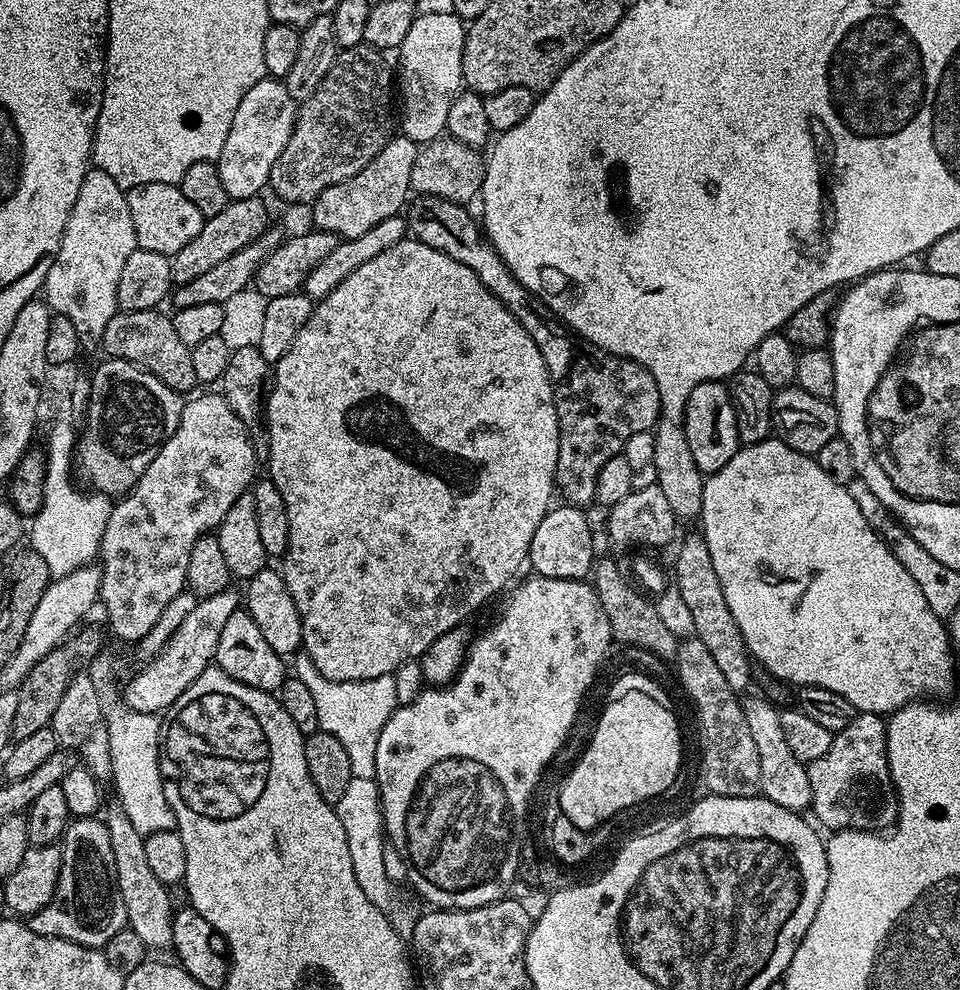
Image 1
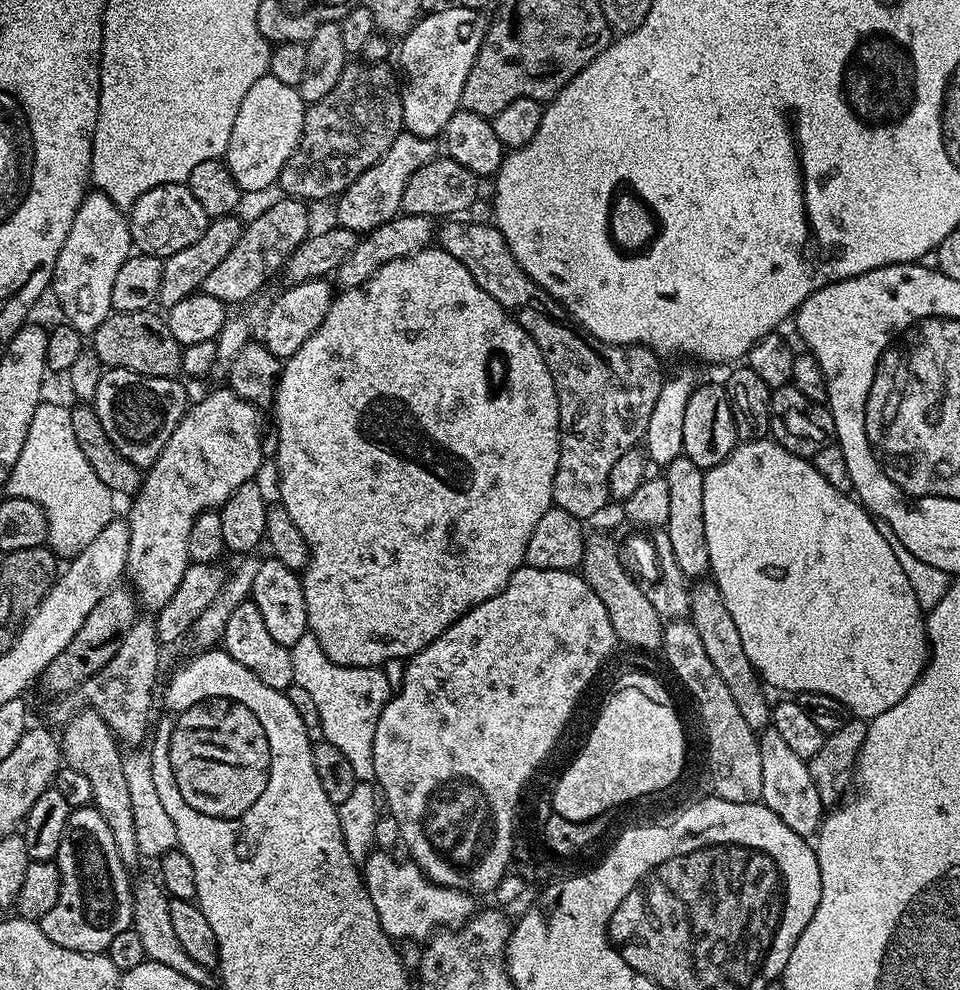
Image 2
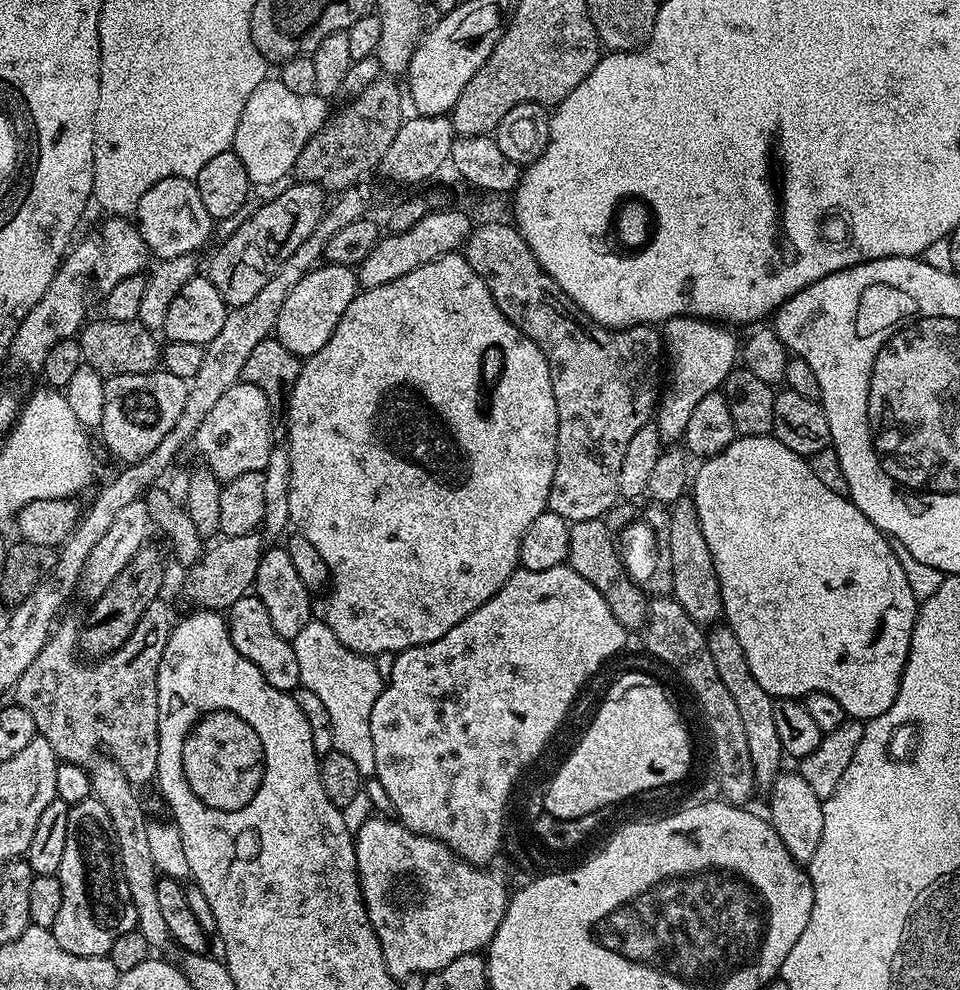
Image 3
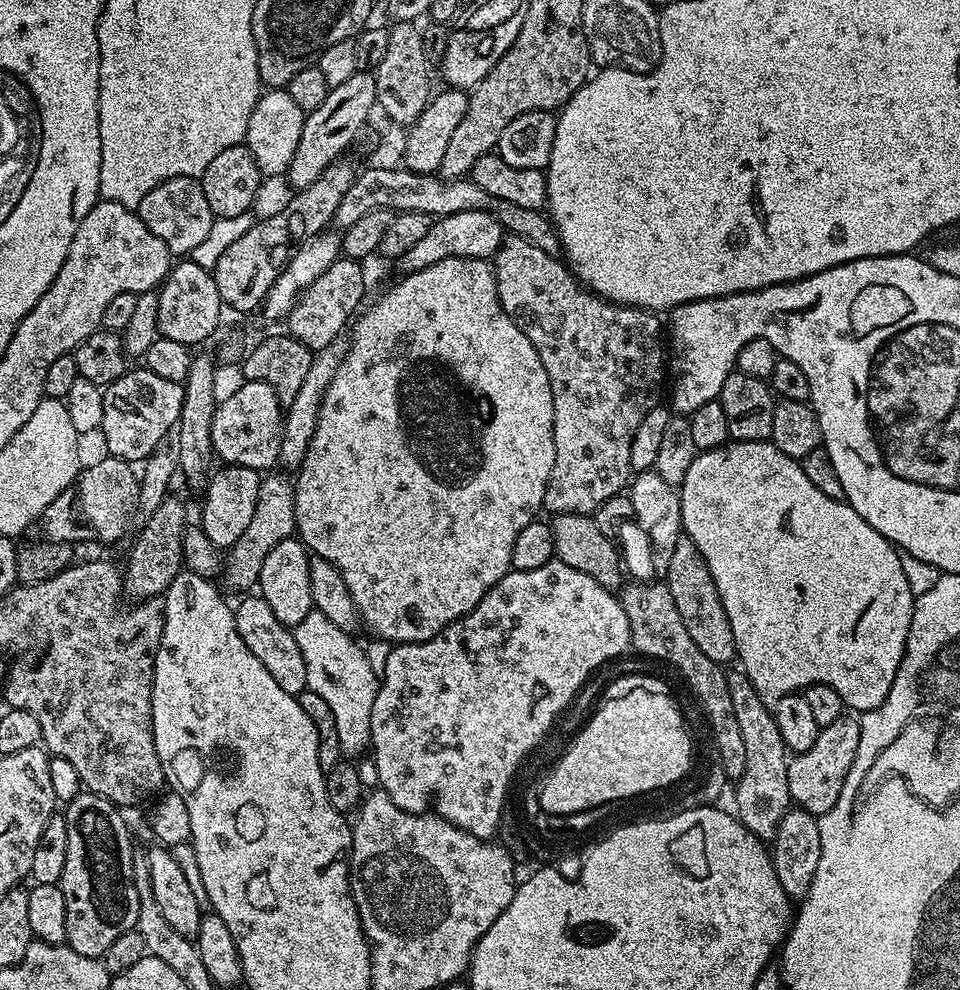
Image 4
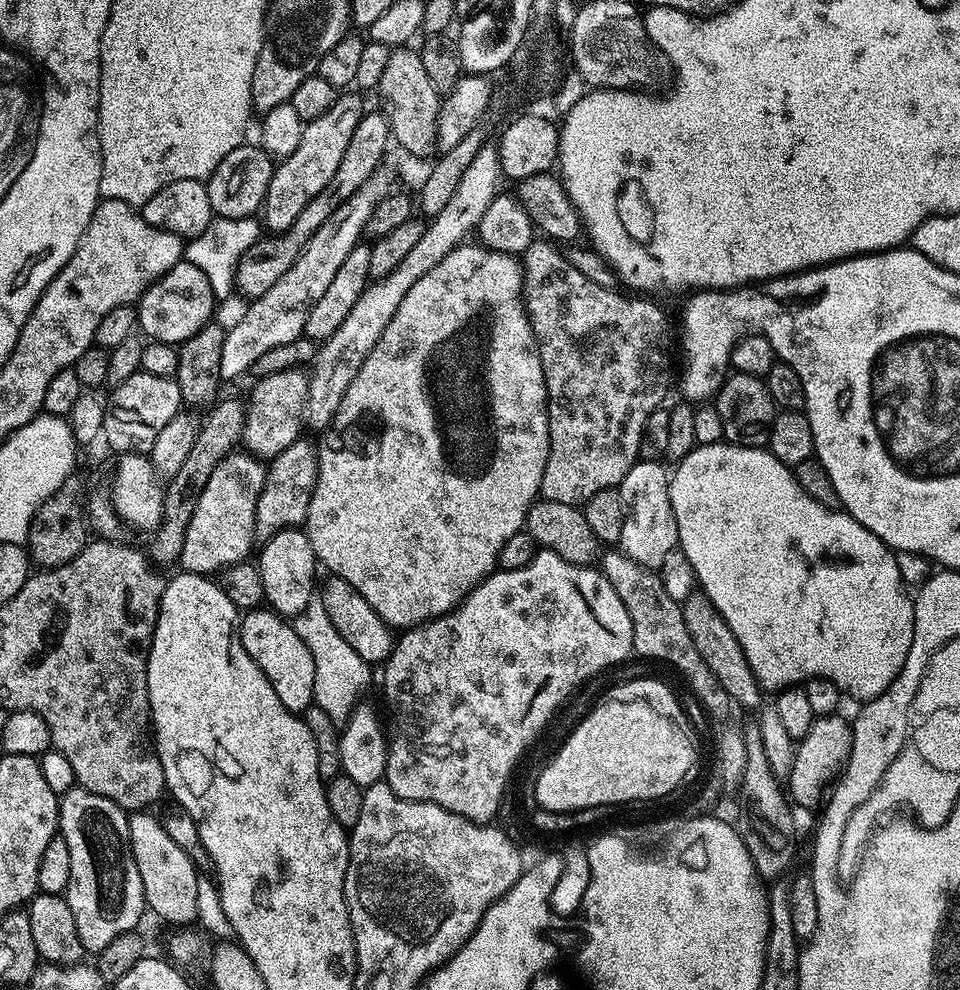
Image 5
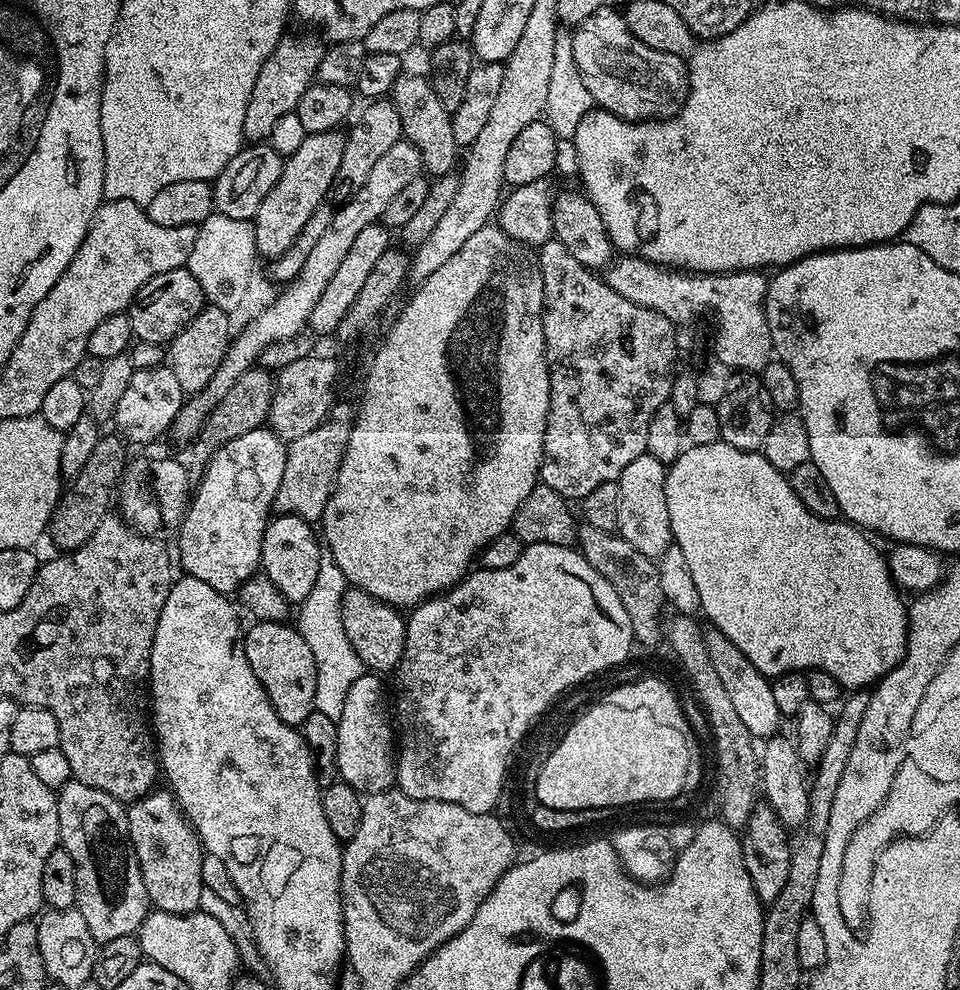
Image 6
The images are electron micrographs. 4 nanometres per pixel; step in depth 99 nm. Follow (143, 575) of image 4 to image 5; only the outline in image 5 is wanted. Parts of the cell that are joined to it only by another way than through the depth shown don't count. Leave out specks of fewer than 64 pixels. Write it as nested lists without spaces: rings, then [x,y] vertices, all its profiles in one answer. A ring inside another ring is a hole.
[[[224,400],[211,405],[205,418],[199,423],[194,438],[194,446],[190,446],[190,454],[186,454],[186,462],[178,469],[164,488],[164,505],[162,506],[162,522],[150,541],[150,560],[153,565],[175,565],[182,554],[182,546],[186,538],[186,526],[190,526],[190,518],[194,518],[194,506],[198,506],[198,498],[202,490],[206,490],[206,482],[210,482],[210,474],[214,474],[214,466],[222,462],[222,458],[231,456],[241,443],[244,430],[245,405],[236,400]]]

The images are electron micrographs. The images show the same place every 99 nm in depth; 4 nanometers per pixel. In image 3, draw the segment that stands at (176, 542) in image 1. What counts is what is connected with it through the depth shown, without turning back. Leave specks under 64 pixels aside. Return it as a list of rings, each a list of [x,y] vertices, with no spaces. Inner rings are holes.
[[[243,382],[230,386],[218,403],[202,418],[194,437],[194,448],[200,451],[203,463],[222,482],[238,478],[238,474],[263,472],[274,447],[272,440],[274,414],[266,402],[266,394],[258,386]]]

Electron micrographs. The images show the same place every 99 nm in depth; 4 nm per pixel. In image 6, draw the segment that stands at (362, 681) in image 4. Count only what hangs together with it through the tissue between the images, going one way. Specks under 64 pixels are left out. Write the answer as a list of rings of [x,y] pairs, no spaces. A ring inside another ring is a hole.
[[[324,554],[320,557],[318,579],[315,580],[310,594],[299,601],[300,621],[298,627],[302,638],[306,638],[306,646],[314,653],[314,666],[318,670],[318,686],[314,686],[315,711],[326,714],[326,718],[340,720],[342,706],[346,706],[346,694],[350,694],[350,686],[365,675],[363,662],[354,654],[354,646],[350,646],[350,638],[346,638],[346,630],[342,626],[342,594],[346,581],[342,570],[334,562],[334,558]]]

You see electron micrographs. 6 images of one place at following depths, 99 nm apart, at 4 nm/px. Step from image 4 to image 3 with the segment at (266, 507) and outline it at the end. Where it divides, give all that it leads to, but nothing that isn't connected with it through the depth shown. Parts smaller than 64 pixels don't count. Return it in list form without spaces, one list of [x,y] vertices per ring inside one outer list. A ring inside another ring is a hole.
[[[259,531],[217,539],[216,545],[209,547],[195,565],[187,569],[184,592],[193,600],[195,607],[209,612],[223,613],[238,598],[249,595],[258,574],[258,562],[266,547]]]

